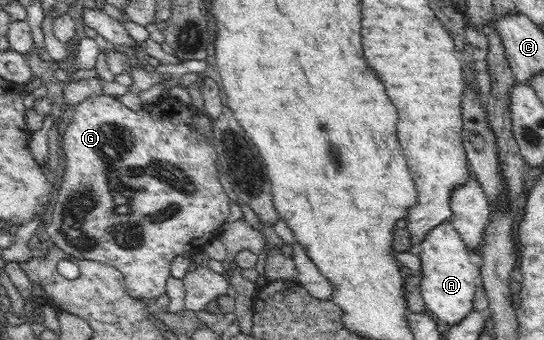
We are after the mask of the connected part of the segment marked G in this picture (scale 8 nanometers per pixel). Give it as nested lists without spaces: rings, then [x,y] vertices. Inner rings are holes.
[[[94,96],[85,99],[70,113],[62,129],[63,154],[66,155],[66,171],[62,176],[62,185],[58,191],[58,201],[50,208],[51,217],[45,231],[50,235],[51,244],[55,244],[66,254],[78,259],[100,261],[116,267],[125,277],[128,293],[136,299],[158,299],[166,295],[166,283],[171,273],[171,264],[180,256],[194,256],[210,244],[219,235],[219,229],[228,219],[231,206],[231,193],[221,177],[215,146],[202,140],[202,134],[189,125],[197,109],[184,103],[184,99],[156,99],[156,103],[144,103],[142,108],[126,107],[119,99],[112,96]]]

